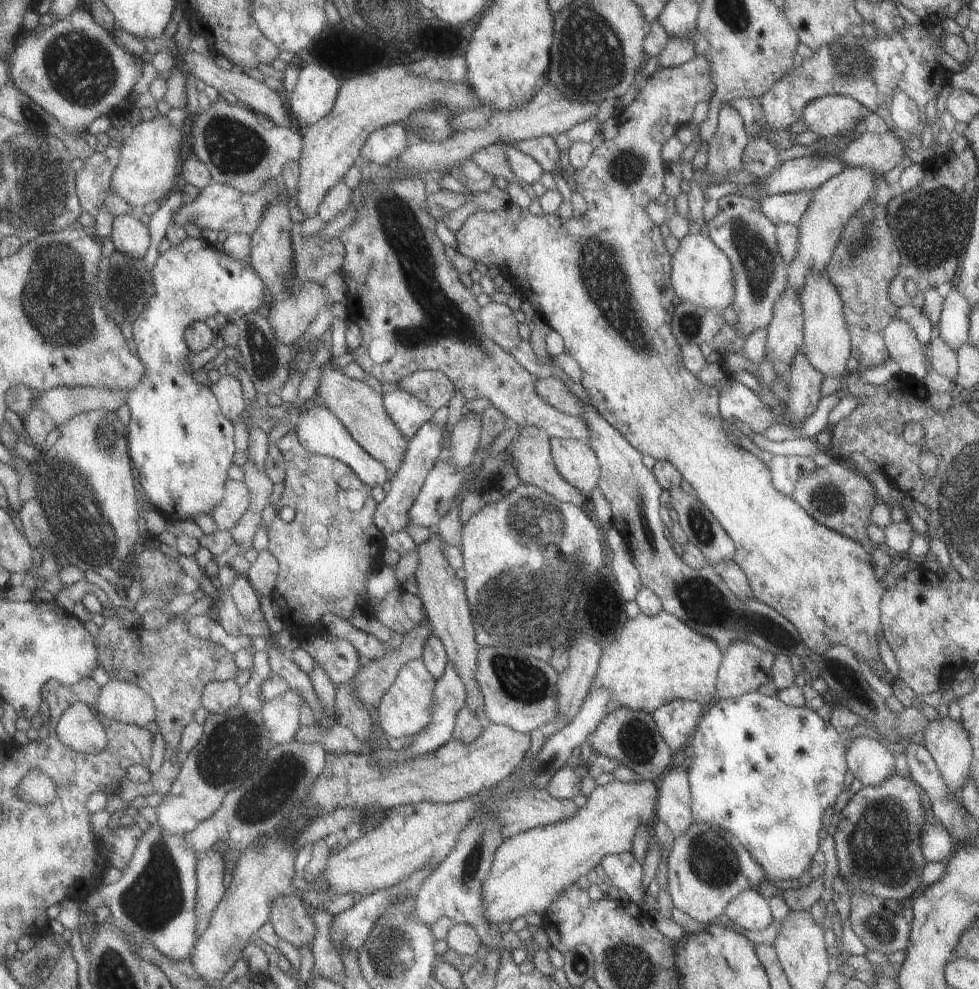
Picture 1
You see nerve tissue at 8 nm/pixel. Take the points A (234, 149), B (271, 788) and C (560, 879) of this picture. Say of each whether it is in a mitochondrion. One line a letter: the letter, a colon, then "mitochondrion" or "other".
A: mitochondrion
B: mitochondrion
C: other

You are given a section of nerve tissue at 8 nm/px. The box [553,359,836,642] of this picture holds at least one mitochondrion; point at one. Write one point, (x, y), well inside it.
(700, 528)

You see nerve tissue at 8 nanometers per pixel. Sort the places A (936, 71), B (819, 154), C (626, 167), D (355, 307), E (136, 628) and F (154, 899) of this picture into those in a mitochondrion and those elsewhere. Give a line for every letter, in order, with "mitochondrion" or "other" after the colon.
A: other
B: other
C: mitochondrion
D: other
E: other
F: mitochondrion

